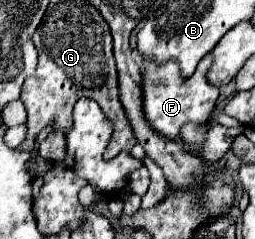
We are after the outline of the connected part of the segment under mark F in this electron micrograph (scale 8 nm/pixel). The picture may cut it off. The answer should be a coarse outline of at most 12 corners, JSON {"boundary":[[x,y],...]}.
{"boundary":[[211,52],[183,80],[179,64],[143,60],[143,114],[183,146],[187,122],[209,124],[219,86]]}

